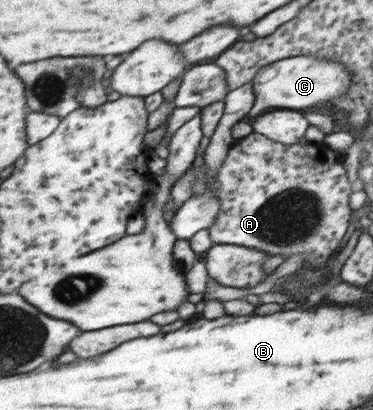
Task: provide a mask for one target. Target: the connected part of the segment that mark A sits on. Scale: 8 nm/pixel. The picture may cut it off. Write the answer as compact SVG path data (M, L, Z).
M250 133L247 137L238 141L230 150L228 156L224 159L223 165L216 174L216 196L220 199L221 209L219 210L215 223L209 228L211 239L215 244L235 244L246 248L260 249L271 255L281 254L287 260L292 254L304 253L304 267L322 268L327 265L332 256L338 252L340 240L344 238L344 234L350 230L350 219L352 218L352 208L350 208L350 194L355 190L354 184L350 184L348 180L348 172L343 164L344 154L340 154L328 147L325 142L318 144L309 142L306 146L296 143L294 145L281 144L279 141L271 140L260 133Z

